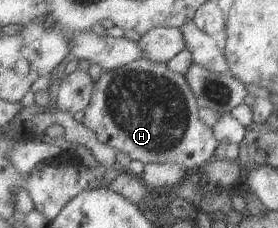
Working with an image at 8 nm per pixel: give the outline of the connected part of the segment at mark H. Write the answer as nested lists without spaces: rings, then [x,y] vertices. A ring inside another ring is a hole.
[[[138,59],[116,70],[102,71],[94,86],[93,101],[84,111],[82,123],[95,133],[99,142],[145,165],[170,162],[193,170],[215,160],[214,152],[221,143],[218,142],[214,128],[202,120],[197,94],[190,86],[189,79],[183,74],[172,72],[166,63],[155,63],[150,59]]]

